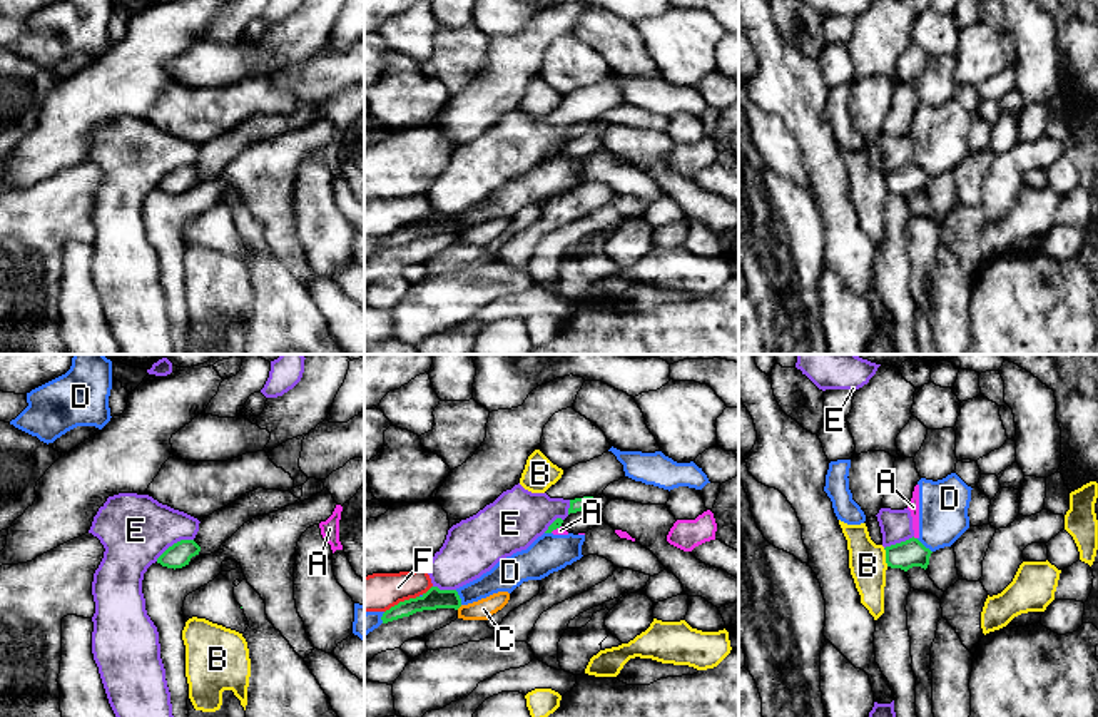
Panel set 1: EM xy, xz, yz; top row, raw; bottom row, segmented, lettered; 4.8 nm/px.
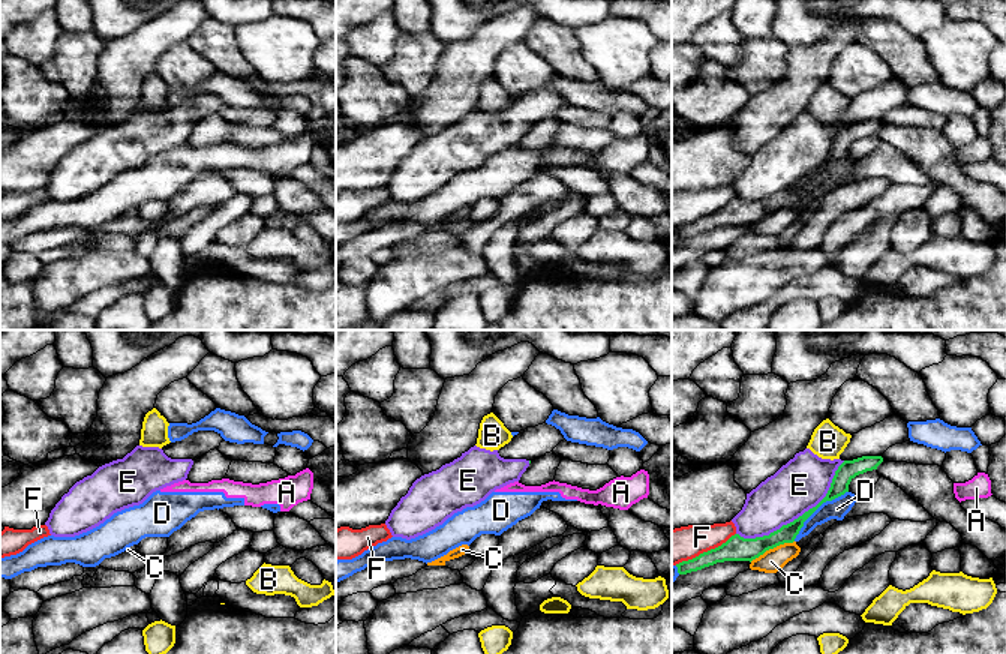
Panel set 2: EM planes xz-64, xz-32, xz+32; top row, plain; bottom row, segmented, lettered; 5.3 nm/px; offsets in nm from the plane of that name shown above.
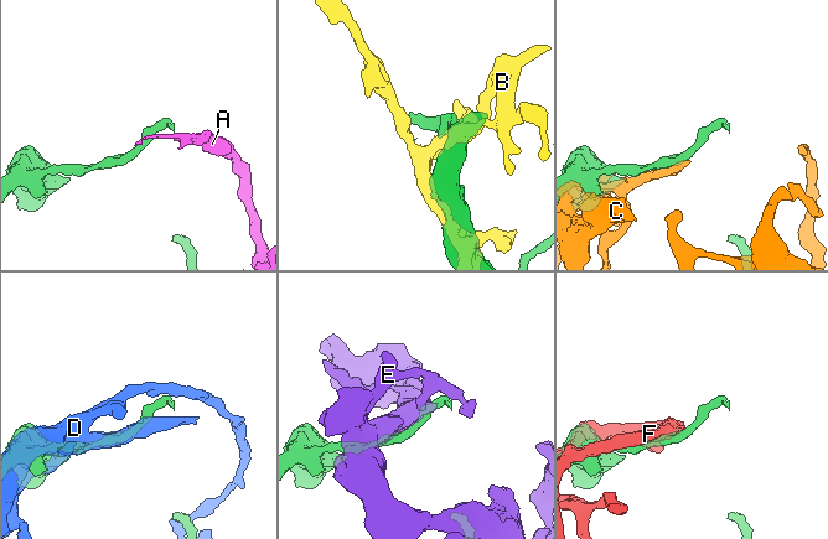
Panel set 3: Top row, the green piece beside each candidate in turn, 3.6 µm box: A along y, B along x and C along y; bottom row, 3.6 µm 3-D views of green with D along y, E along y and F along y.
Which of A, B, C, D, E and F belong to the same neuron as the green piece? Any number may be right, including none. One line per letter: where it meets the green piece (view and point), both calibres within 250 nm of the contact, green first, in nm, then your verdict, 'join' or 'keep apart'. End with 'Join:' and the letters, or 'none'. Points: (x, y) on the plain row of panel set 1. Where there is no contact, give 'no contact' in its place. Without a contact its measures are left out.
A: yz (913, 162) | 140/50 nm | keep apart
B: yz (886, 183) | 140/180 nm | keep apart
C: xz (458, 233) | 100/100 nm | keep apart
D: yz (923, 171) | 140/240 nm | keep apart
E: xy (174, 169) | 120/340 nm | keep apart
F: xz (401, 228) | 100/190 nm | keep apart
Join: none

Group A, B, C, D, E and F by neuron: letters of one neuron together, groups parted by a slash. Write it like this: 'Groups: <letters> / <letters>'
Groups: A D / B / C / E / F

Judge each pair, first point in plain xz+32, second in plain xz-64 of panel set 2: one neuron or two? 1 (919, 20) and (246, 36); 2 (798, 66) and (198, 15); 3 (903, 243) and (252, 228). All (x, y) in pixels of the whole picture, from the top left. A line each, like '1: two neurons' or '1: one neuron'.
1: two neurons
2: one neuron
3: one neuron

